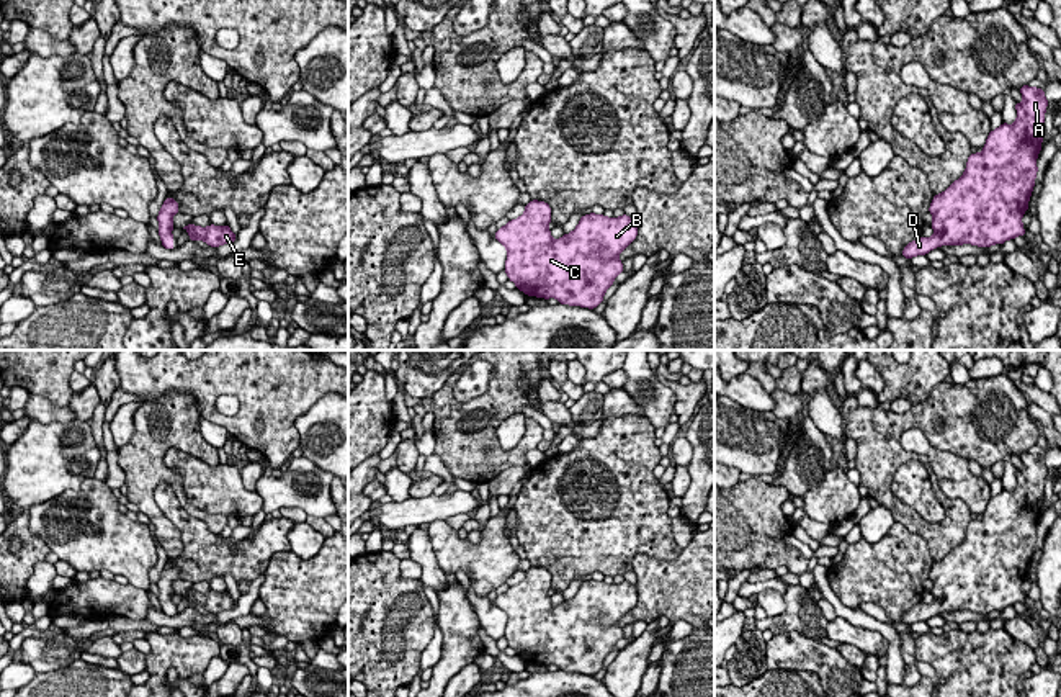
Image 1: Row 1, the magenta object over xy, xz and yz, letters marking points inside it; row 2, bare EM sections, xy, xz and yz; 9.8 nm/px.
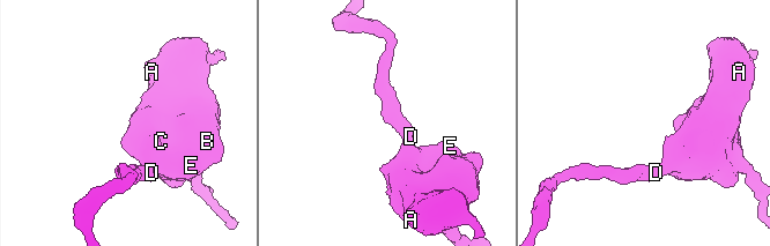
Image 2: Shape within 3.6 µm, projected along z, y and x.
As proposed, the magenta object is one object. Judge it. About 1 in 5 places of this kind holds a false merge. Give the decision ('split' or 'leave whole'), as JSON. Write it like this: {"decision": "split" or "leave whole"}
{"decision": "leave whole"}

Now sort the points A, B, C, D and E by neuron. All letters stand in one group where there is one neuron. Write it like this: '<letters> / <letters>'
A B C D E

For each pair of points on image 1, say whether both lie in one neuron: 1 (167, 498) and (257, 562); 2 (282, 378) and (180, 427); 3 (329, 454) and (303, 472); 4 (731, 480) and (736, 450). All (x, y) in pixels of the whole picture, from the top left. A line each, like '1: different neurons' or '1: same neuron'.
1: same neuron
2: different neurons
3: different neurons
4: different neurons

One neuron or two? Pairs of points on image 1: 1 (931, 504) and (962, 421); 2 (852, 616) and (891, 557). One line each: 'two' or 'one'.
1: two
2: two

